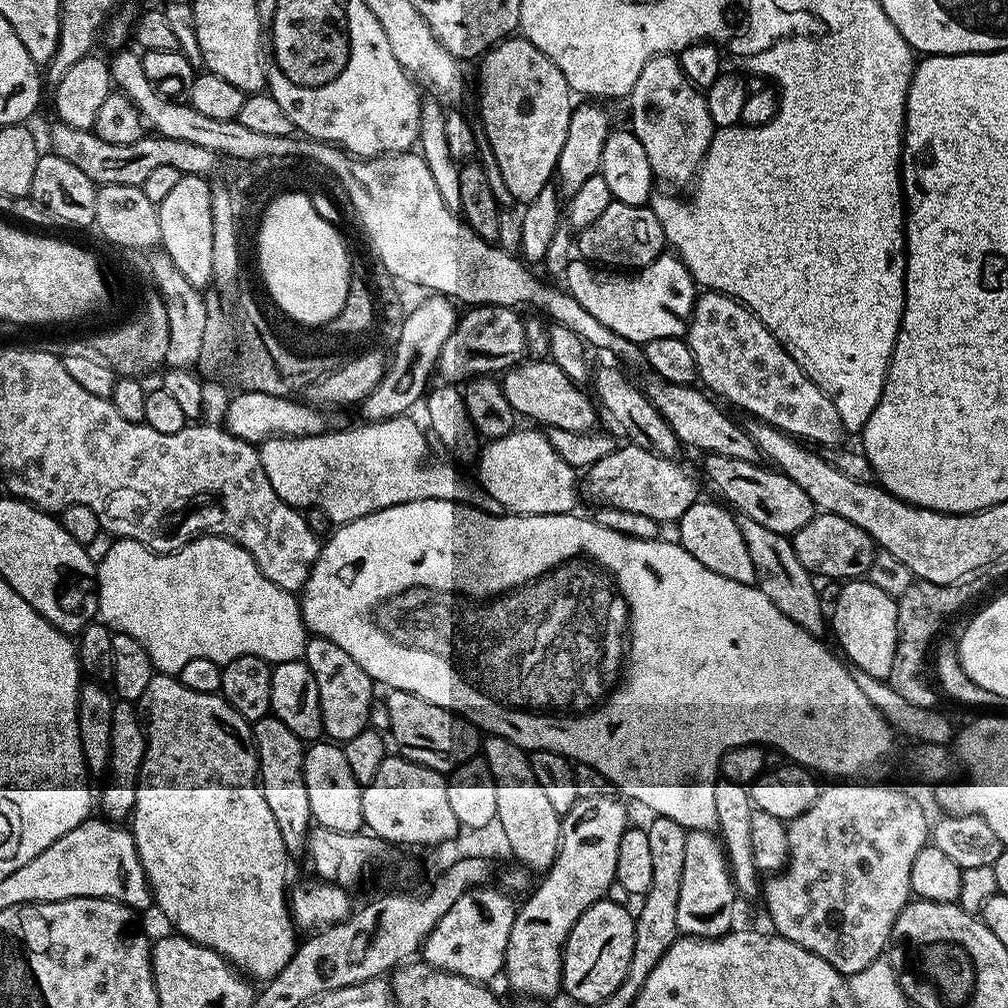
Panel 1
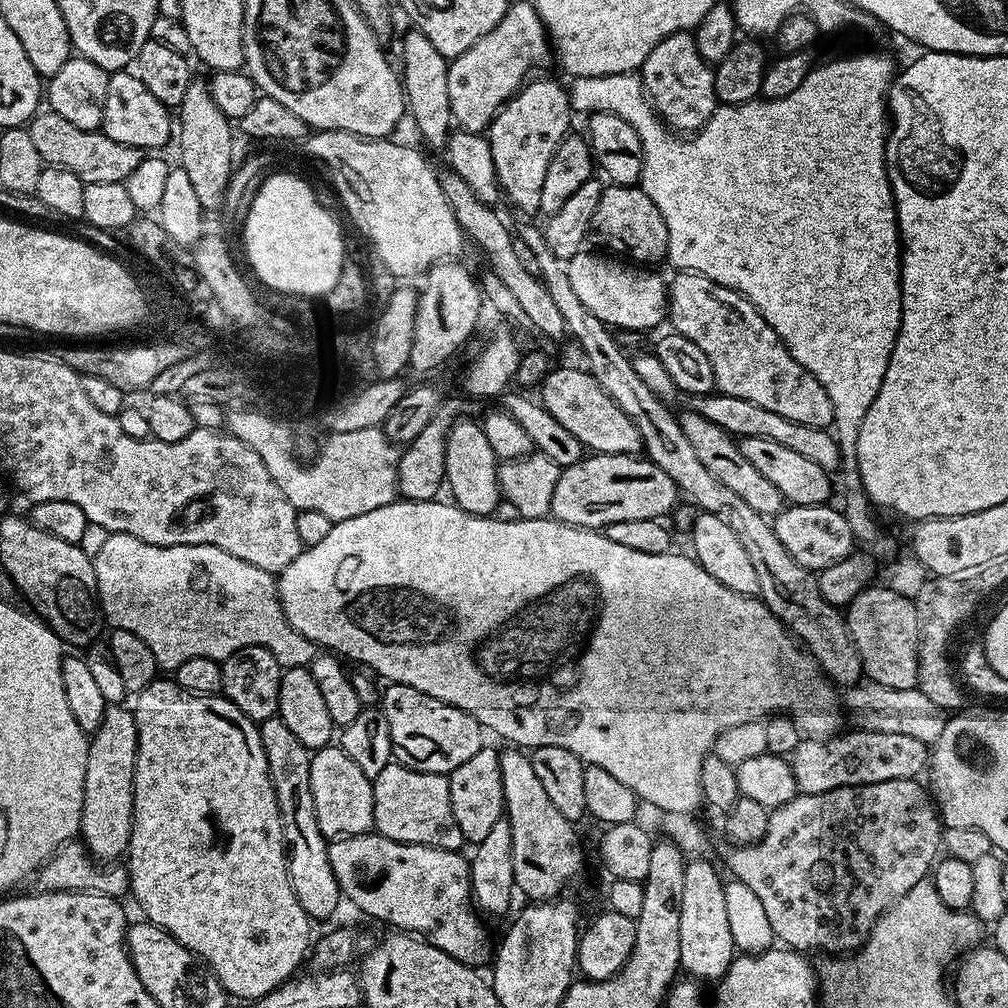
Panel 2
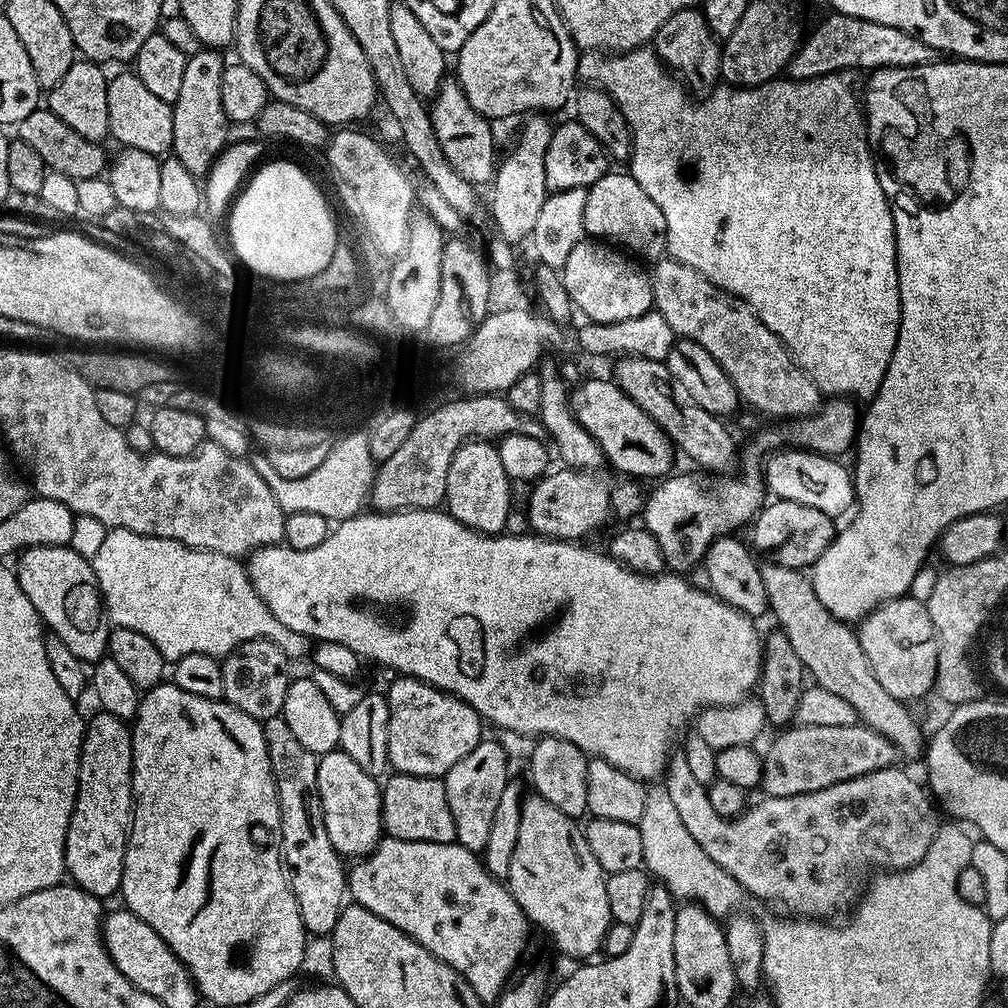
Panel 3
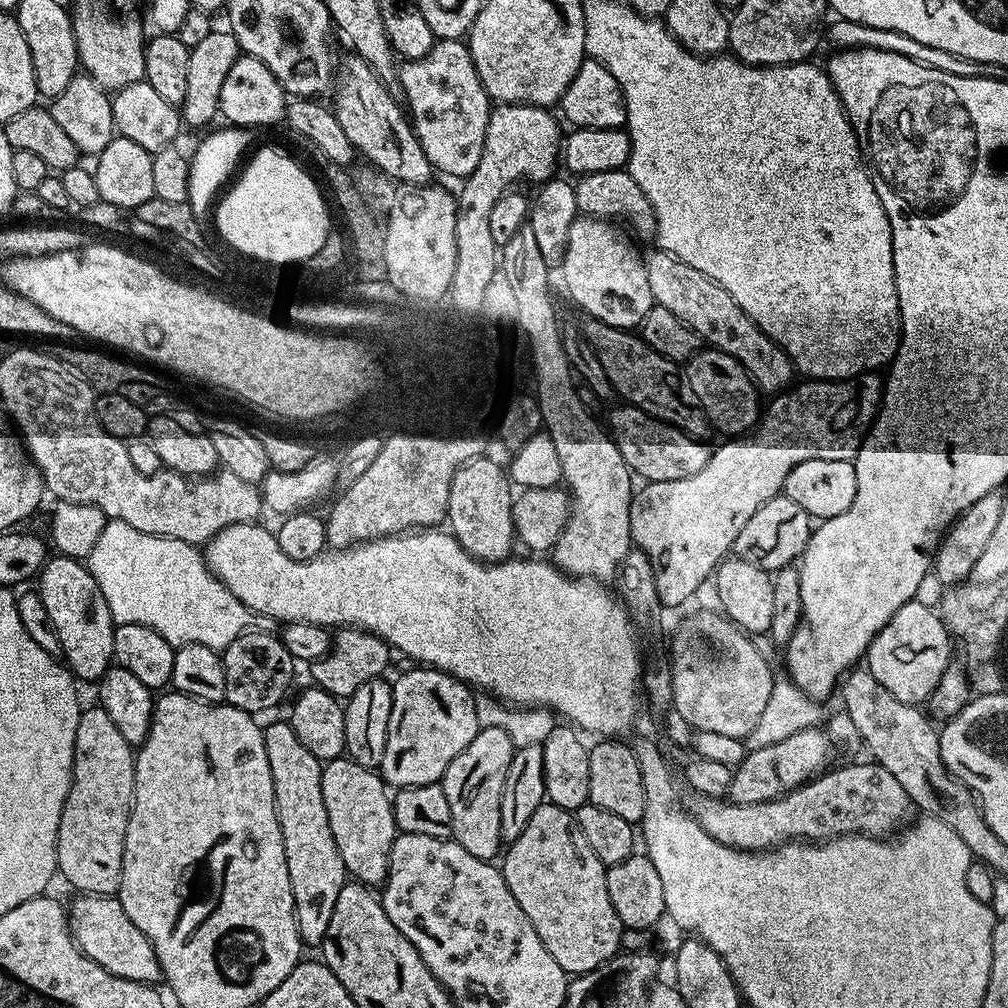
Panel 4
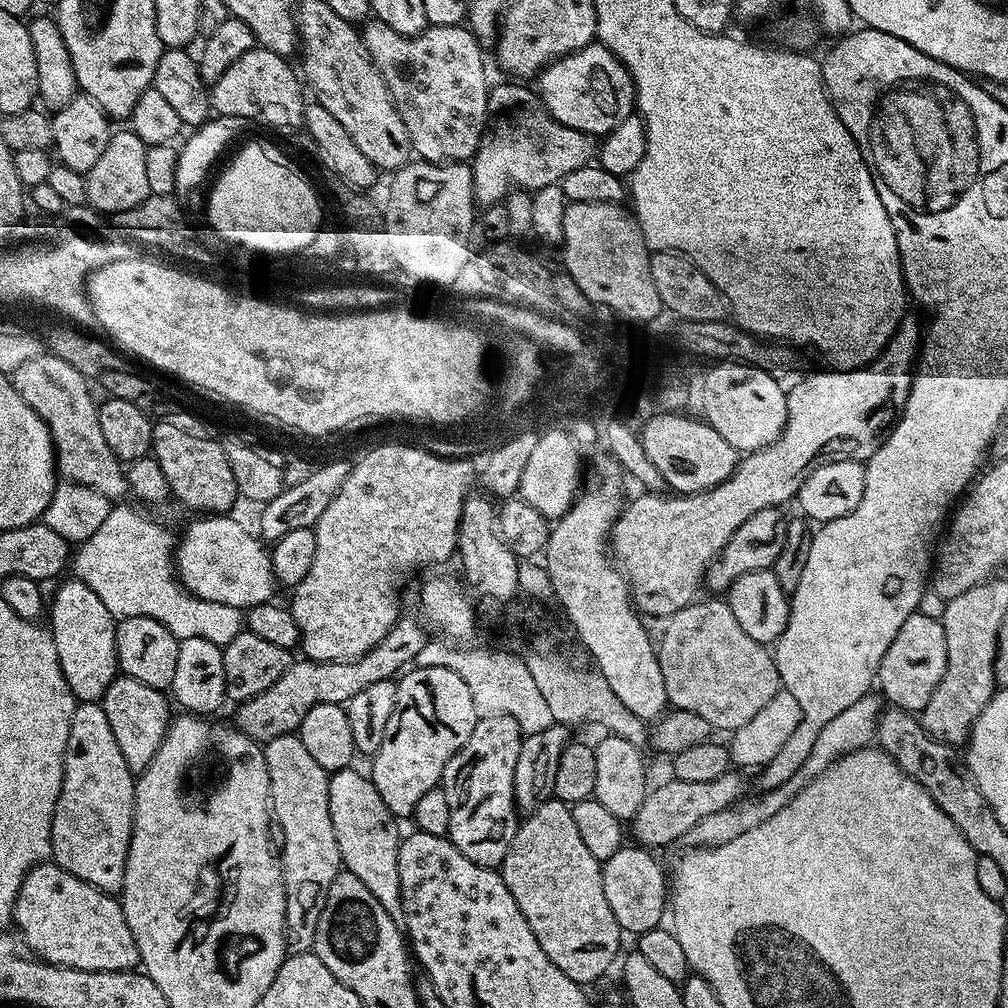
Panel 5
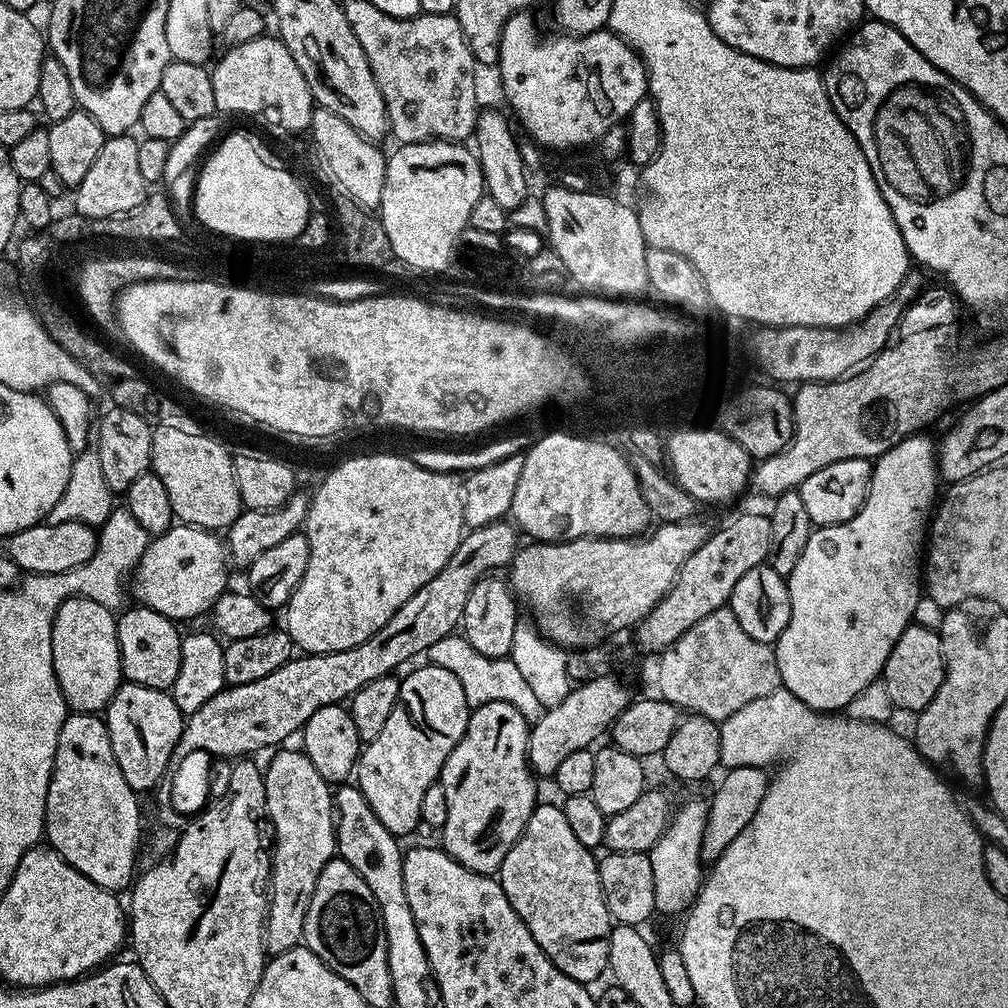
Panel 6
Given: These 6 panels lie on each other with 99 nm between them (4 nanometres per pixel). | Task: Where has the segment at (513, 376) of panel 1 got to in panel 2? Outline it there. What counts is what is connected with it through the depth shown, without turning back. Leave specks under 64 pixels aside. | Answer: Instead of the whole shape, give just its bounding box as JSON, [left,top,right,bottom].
[538,367,642,456]

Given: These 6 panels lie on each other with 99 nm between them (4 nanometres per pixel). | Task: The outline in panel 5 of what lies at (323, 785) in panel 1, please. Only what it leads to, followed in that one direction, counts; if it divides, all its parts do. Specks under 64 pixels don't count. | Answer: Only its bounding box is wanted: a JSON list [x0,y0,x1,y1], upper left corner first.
[328,767,403,921]

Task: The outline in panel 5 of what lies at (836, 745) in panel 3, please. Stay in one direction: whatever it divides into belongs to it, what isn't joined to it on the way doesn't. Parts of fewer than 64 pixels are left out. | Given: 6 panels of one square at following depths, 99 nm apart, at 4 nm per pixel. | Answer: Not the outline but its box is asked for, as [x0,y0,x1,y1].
[630,770,745,850]

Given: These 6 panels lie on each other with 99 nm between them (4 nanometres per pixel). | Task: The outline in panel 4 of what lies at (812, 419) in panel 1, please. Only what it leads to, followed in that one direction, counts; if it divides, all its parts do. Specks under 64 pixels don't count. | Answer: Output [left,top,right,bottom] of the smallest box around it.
[644,250,794,394]

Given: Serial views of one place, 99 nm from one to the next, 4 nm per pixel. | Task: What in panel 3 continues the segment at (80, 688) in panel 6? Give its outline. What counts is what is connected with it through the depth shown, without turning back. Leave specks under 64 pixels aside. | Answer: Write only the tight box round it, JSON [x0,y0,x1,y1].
[14,546,110,661]

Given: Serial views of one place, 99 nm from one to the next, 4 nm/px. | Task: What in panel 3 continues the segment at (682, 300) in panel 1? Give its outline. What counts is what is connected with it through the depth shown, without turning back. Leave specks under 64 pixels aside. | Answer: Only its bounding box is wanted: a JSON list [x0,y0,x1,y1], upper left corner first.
[562,238,653,323]

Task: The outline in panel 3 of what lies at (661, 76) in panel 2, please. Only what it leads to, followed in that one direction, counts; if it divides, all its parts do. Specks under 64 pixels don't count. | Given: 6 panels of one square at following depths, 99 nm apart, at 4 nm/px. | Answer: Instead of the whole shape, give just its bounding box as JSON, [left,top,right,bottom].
[654,7,721,94]

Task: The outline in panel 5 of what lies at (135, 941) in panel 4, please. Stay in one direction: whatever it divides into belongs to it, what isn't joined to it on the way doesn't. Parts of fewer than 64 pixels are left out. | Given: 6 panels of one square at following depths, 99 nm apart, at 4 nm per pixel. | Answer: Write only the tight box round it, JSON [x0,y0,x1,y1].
[12,862,140,972]

